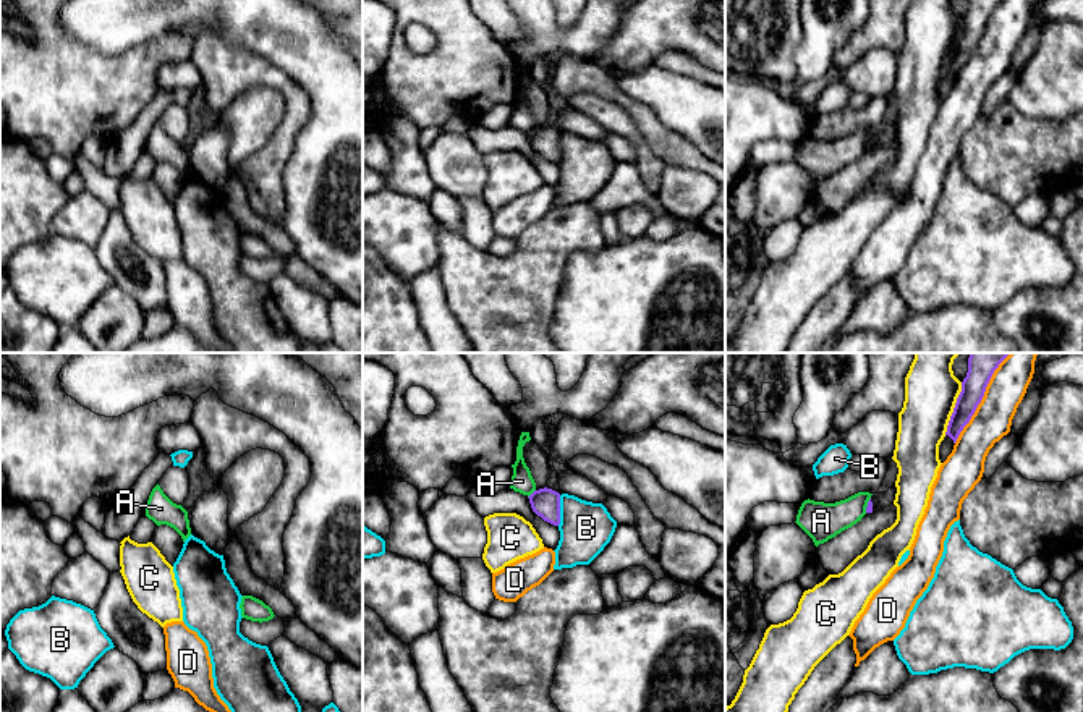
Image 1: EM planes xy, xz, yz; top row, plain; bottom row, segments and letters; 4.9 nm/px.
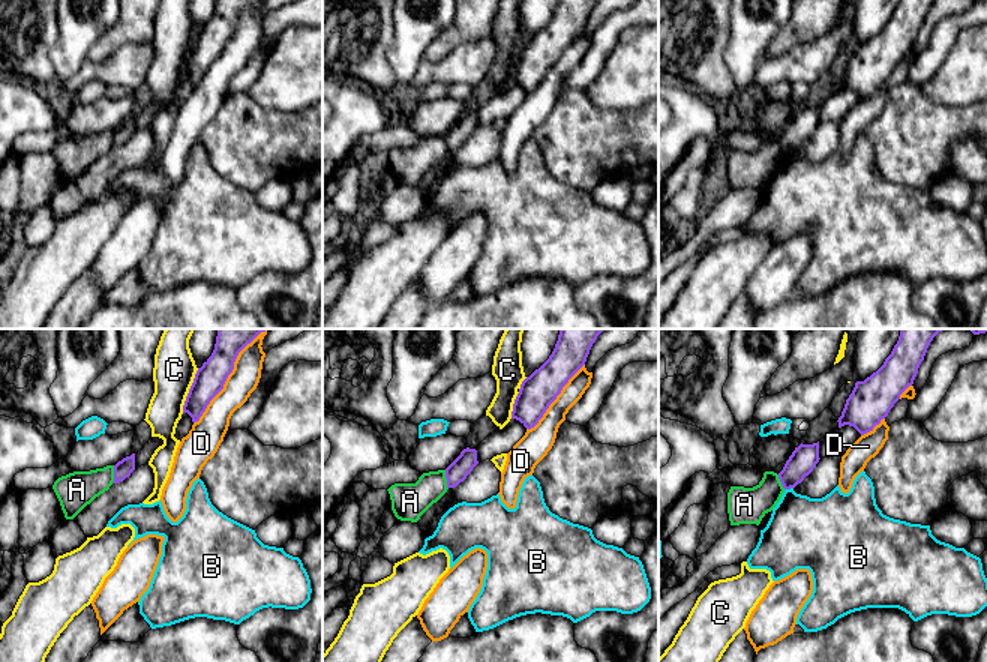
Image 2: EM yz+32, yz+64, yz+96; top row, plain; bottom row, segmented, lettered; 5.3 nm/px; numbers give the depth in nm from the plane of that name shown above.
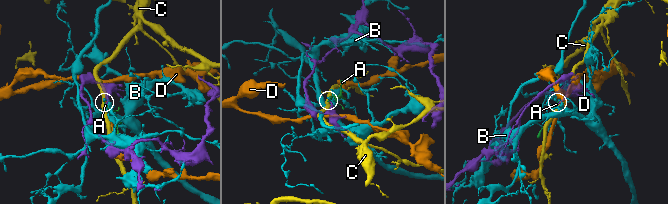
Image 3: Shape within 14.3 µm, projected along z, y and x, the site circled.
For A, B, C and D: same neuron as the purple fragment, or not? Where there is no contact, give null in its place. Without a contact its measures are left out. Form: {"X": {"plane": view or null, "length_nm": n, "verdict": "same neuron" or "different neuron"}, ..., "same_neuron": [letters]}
{"A": {"plane": "xz", "length_nm": 60, "verdict": "different neuron"}, "B": {"plane": "xz", "length_nm": 150, "verdict": "different neuron"}, "C": {"plane": "yz", "length_nm": 280, "verdict": "different neuron"}, "D": {"plane": "yz", "length_nm": 550, "verdict": "different neuron"}, "same_neuron": []}

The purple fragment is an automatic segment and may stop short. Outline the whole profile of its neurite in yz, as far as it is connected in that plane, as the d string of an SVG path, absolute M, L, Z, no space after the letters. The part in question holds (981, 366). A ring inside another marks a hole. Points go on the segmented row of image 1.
M970 353L968 372L962 382L962 392L945 432L953 443L981 403L994 371L1009 354L1010 353Z

